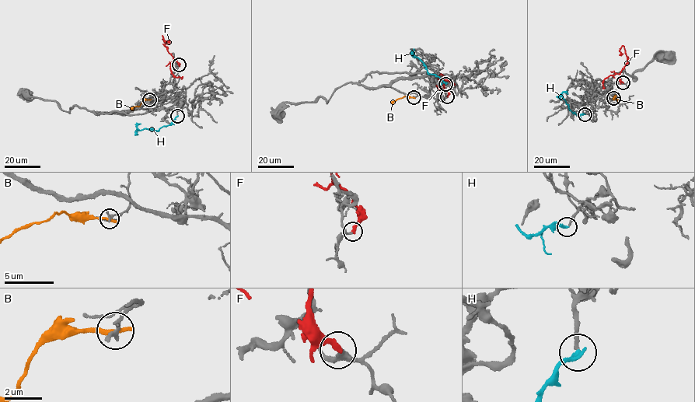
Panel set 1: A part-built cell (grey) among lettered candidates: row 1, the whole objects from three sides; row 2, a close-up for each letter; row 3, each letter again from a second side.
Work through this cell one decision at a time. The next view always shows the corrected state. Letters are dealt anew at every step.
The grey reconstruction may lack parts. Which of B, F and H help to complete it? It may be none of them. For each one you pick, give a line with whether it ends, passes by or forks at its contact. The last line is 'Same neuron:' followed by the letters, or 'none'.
H: it ends
Same neuron: H

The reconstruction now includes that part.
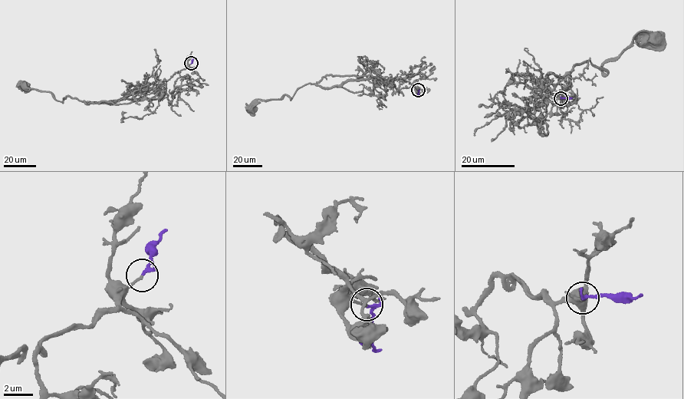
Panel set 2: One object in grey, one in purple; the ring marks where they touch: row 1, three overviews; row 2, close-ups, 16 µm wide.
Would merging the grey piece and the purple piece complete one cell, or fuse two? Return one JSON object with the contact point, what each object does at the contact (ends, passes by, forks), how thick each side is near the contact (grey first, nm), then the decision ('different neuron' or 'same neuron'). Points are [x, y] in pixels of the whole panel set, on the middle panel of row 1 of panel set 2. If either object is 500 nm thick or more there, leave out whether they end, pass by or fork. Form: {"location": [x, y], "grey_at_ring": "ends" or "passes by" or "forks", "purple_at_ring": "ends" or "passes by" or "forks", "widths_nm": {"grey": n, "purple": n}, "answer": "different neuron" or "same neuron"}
{"location": [418, 90], "grey_at_ring": "ends", "purple_at_ring": "passes by", "widths_nm": {"grey": 170, "purple": 160}, "answer": "same neuron"}

